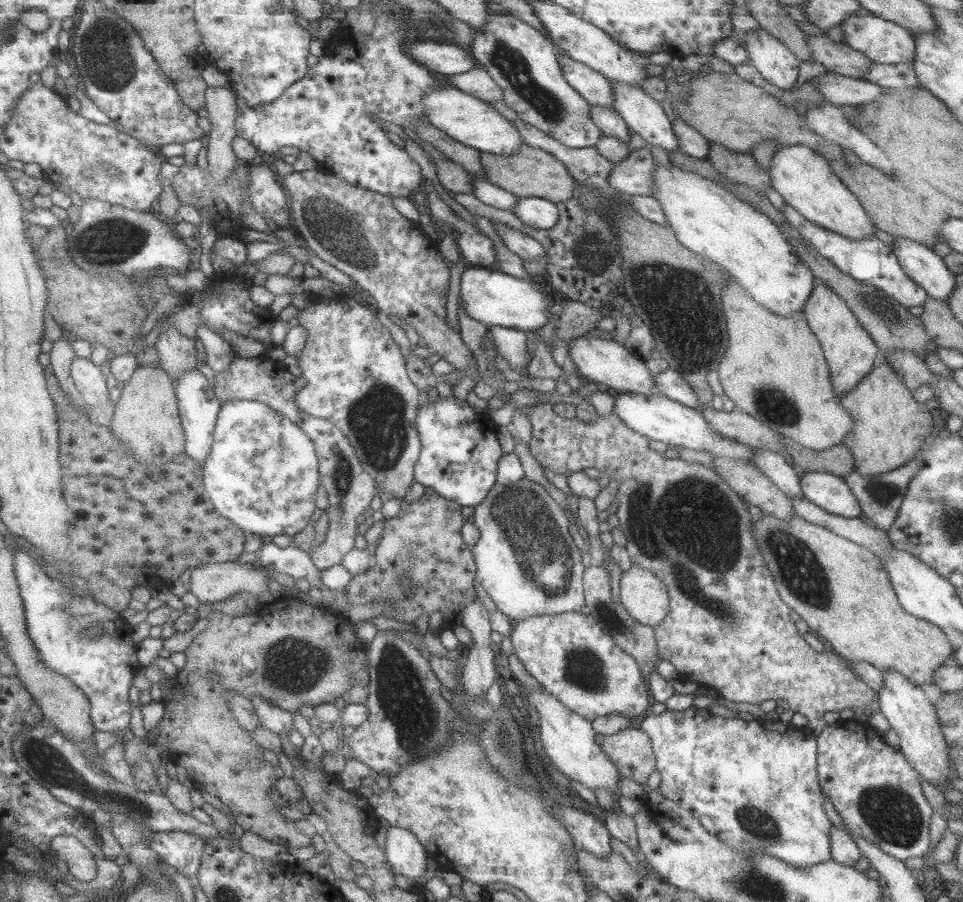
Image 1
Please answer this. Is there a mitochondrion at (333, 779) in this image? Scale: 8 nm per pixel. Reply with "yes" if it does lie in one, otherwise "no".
no

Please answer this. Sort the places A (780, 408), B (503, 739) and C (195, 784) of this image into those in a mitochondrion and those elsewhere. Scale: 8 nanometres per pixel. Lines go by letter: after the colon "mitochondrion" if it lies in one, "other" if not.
A: mitochondrion
B: mitochondrion
C: other

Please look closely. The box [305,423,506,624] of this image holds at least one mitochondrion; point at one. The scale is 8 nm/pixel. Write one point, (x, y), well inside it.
(343, 469)

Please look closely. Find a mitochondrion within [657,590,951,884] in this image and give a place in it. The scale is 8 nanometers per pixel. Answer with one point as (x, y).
(893, 818)

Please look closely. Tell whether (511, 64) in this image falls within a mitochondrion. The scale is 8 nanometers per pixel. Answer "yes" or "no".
yes

